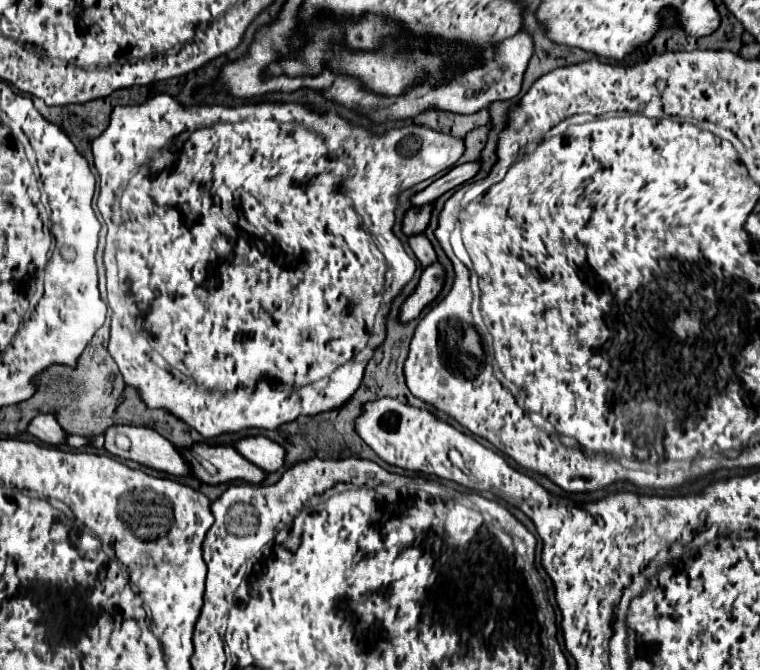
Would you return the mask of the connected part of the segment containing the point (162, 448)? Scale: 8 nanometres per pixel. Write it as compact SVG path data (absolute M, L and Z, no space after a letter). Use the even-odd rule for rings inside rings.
M112 426L108 428L106 444L104 448L118 458L124 460L134 460L142 466L148 466L158 472L166 472L172 476L190 476L190 464L184 460L184 456L178 452L176 446L172 446L164 436L160 436L152 428L144 426ZM116 434L126 434L132 442L132 448L128 452L120 450L114 442Z

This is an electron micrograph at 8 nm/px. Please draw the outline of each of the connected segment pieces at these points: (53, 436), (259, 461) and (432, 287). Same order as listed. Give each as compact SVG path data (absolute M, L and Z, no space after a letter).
M40 414L40 416L36 416L30 422L28 432L32 436L36 436L38 440L42 440L44 444L52 444L52 446L66 444L66 438L68 438L68 432L58 424L58 420L52 414Z
M250 436L236 442L236 450L264 472L276 472L284 466L286 450L266 436Z
M434 262L430 266L424 268L422 276L420 276L420 284L416 288L416 292L402 304L400 310L400 320L402 322L410 322L412 318L416 318L424 306L428 306L442 290L444 286L444 268L440 262Z

